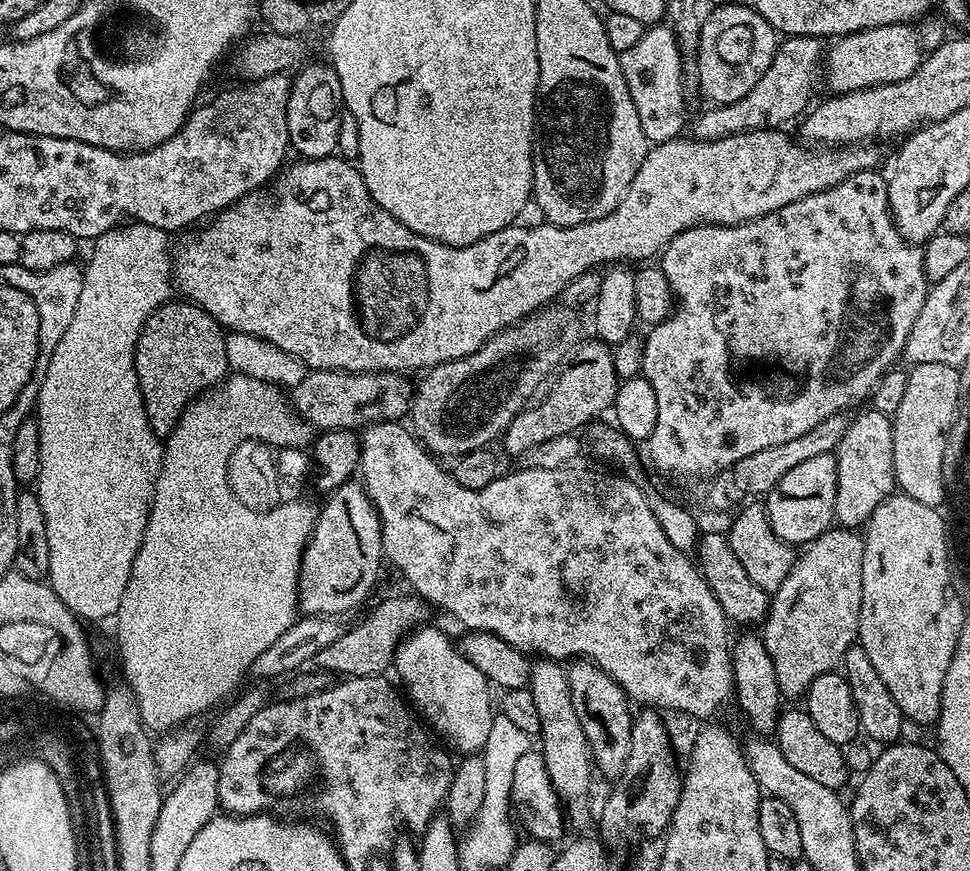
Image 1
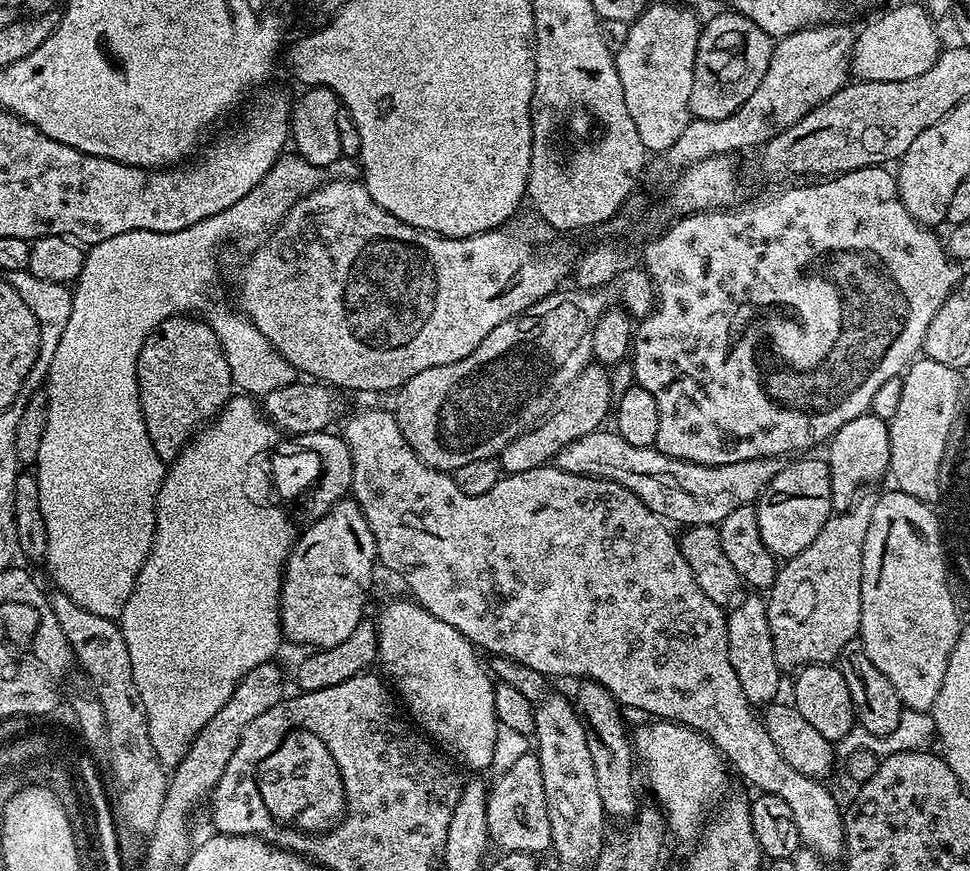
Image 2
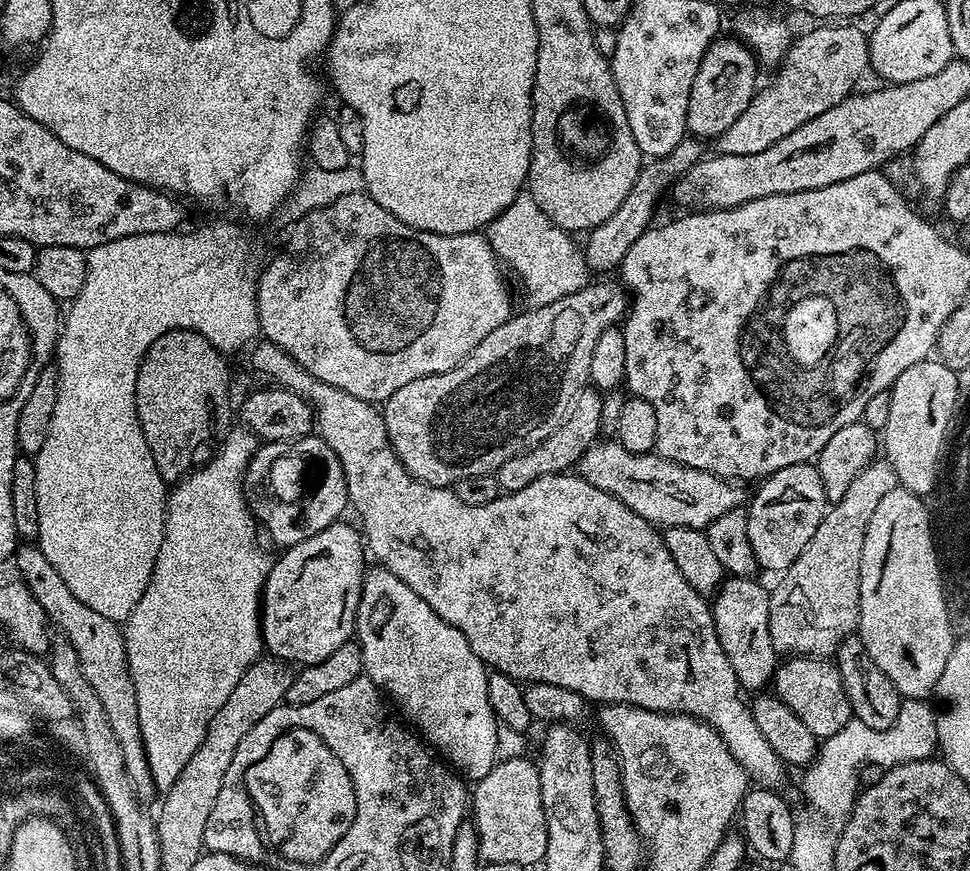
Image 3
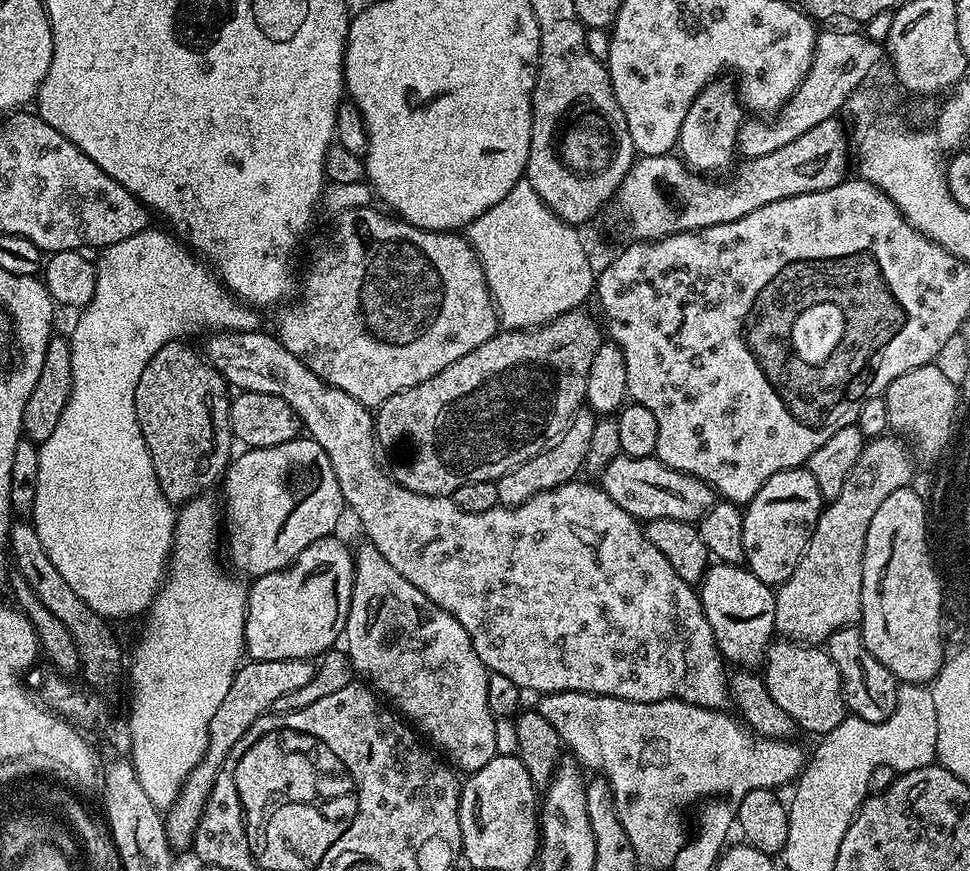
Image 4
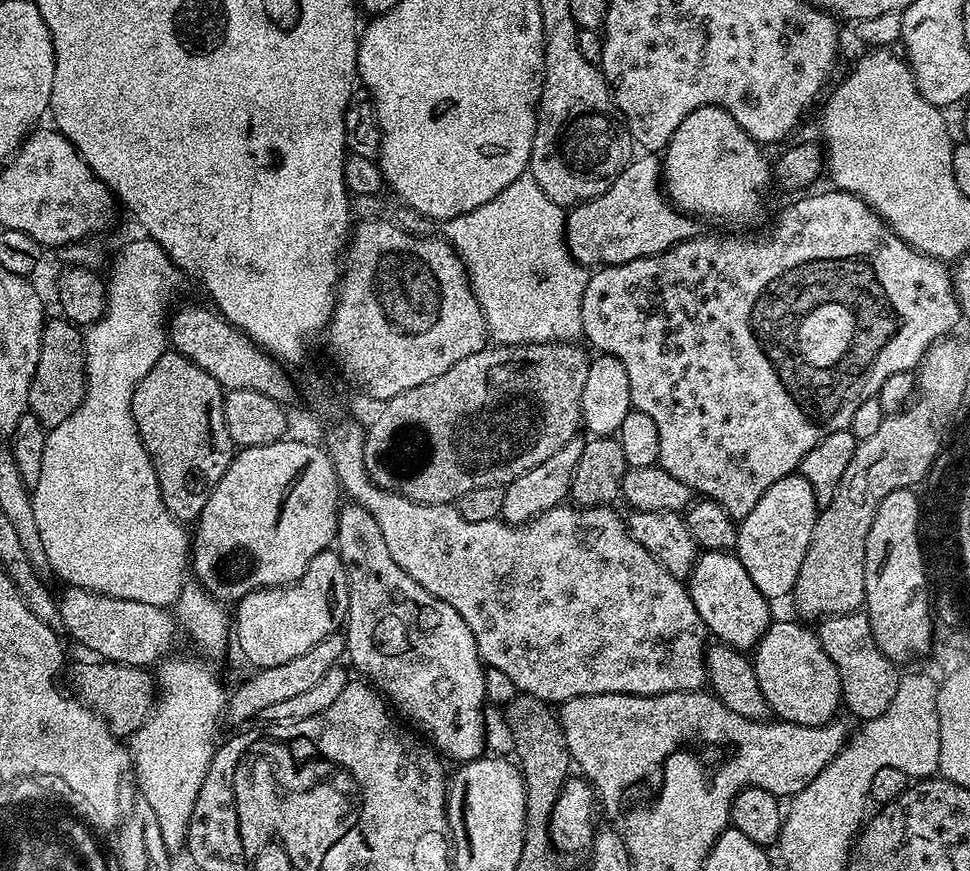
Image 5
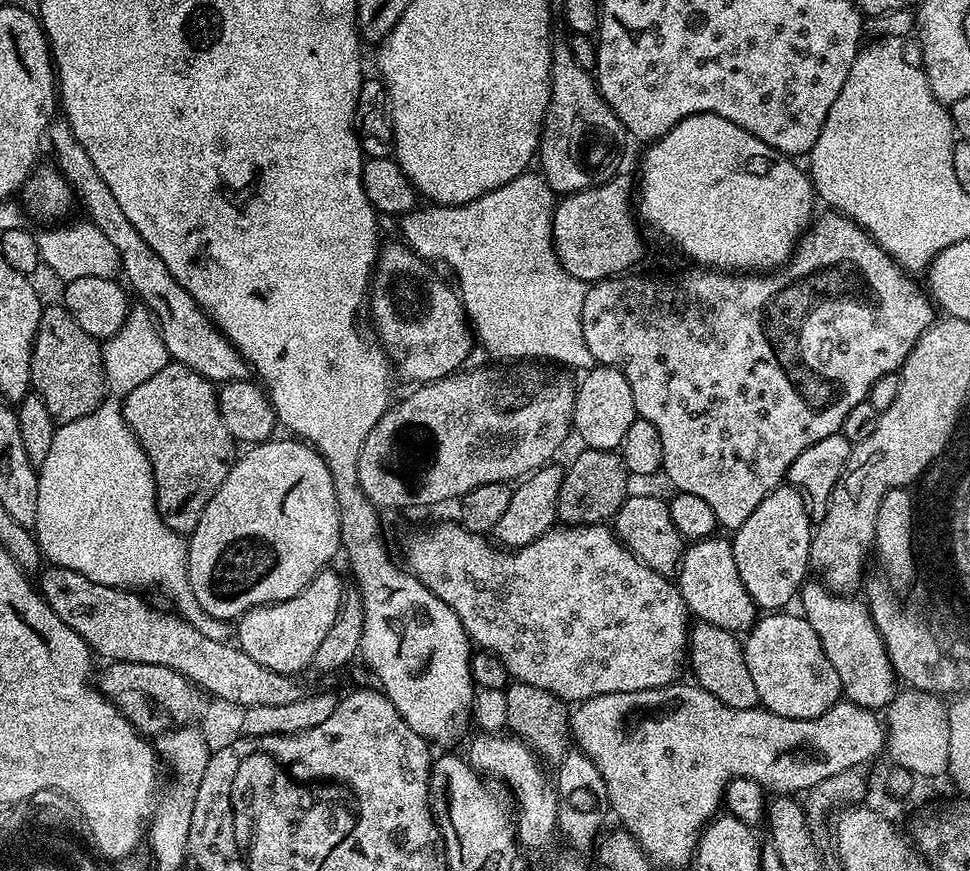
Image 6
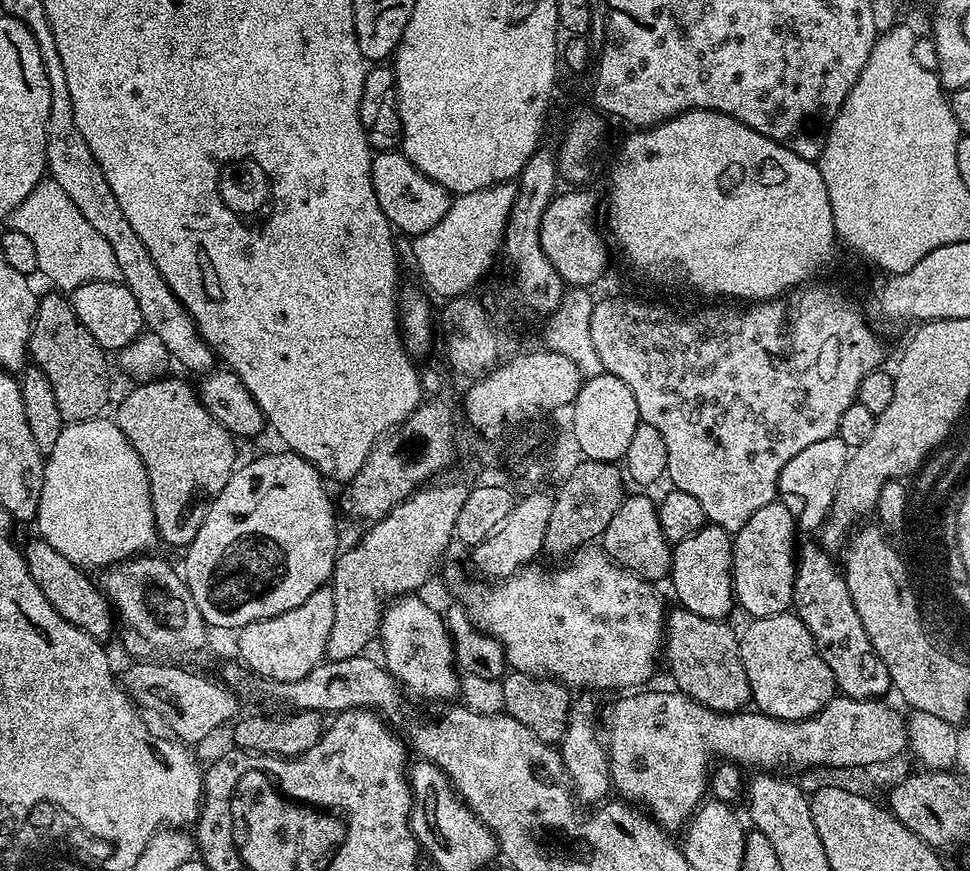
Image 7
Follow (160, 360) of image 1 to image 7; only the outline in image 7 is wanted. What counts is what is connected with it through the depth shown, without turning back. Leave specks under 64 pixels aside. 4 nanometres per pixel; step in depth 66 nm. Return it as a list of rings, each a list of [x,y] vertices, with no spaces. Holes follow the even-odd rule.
[[[148,378],[137,383],[140,385],[130,389],[128,397],[117,406],[114,419],[122,434],[126,434],[130,446],[134,446],[138,458],[142,458],[142,466],[146,466],[159,539],[183,549],[192,541],[194,534],[198,534],[198,526],[202,526],[214,498],[222,494],[222,486],[230,482],[232,473],[236,471],[237,441],[220,425],[218,418],[206,410],[193,385],[191,388],[184,380],[164,379],[168,378]]]

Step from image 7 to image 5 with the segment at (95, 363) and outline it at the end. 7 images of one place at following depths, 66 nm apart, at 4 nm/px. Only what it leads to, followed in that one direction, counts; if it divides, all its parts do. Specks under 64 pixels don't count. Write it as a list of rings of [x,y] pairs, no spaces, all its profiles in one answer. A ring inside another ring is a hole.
[[[63,318],[49,319],[42,330],[42,346],[38,354],[38,370],[30,382],[28,407],[31,415],[42,422],[45,430],[62,426],[70,414],[82,402],[86,394],[86,370],[84,369],[84,332],[72,321]]]

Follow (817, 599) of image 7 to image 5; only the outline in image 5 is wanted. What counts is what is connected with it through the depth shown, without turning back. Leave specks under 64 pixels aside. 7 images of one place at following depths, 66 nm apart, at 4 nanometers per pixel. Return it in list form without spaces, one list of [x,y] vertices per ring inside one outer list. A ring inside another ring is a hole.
[[[863,611],[832,614],[819,621],[818,635],[822,642],[822,650],[830,654],[830,662],[840,675],[840,694],[845,709],[849,708],[860,722],[867,722],[885,714],[894,692],[898,689],[901,673],[886,654],[874,642],[872,627]]]

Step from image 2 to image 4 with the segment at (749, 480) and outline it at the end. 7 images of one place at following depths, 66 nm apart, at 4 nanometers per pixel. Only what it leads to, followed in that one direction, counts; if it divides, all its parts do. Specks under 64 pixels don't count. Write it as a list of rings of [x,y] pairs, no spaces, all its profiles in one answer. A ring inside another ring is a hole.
[[[619,454],[604,467],[602,479],[604,493],[618,502],[626,514],[641,522],[658,518],[674,518],[687,524],[699,522],[718,500],[717,493],[706,481],[674,470],[655,456],[630,458]]]

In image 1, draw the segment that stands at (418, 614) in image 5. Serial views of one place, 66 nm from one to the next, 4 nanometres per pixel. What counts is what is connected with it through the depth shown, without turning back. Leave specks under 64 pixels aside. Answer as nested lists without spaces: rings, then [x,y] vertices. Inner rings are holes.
[[[422,626],[410,632],[396,648],[393,660],[397,671],[406,686],[405,693],[413,707],[425,720],[425,723],[447,740],[462,754],[474,754],[481,751],[490,734],[490,722],[494,710],[490,708],[491,687],[488,680],[472,662],[461,654],[459,647],[442,632],[433,626]]]

